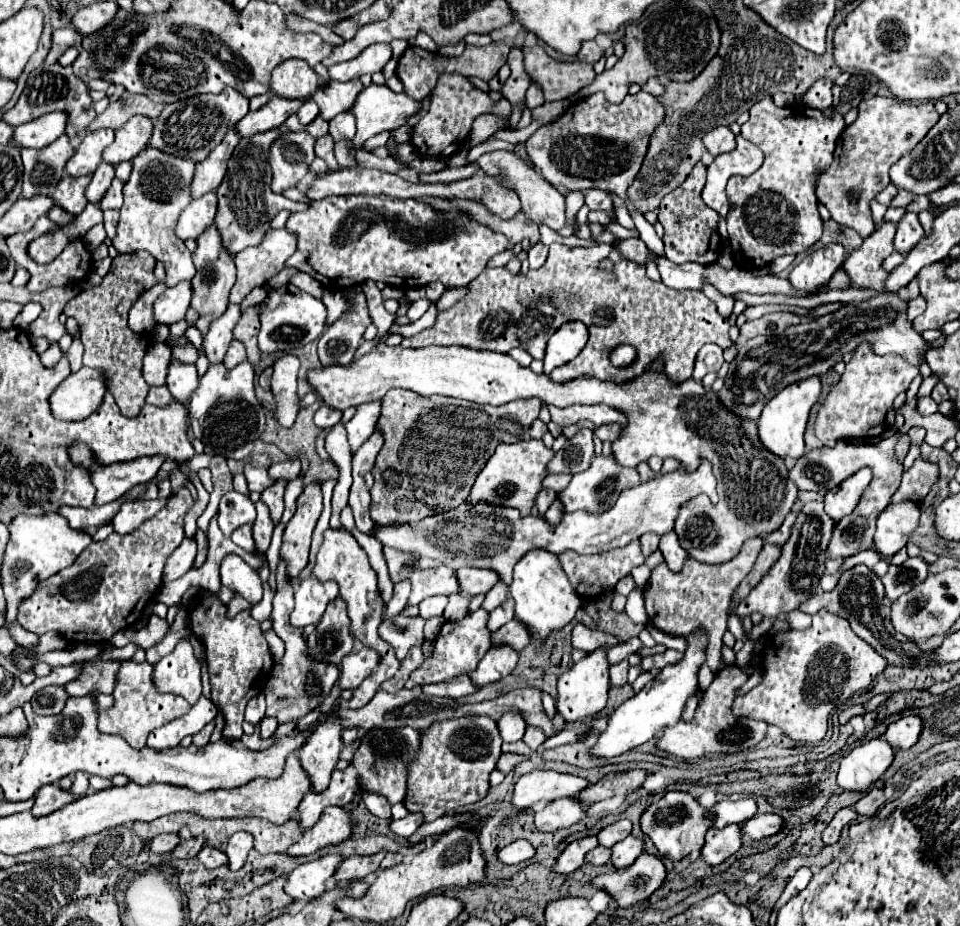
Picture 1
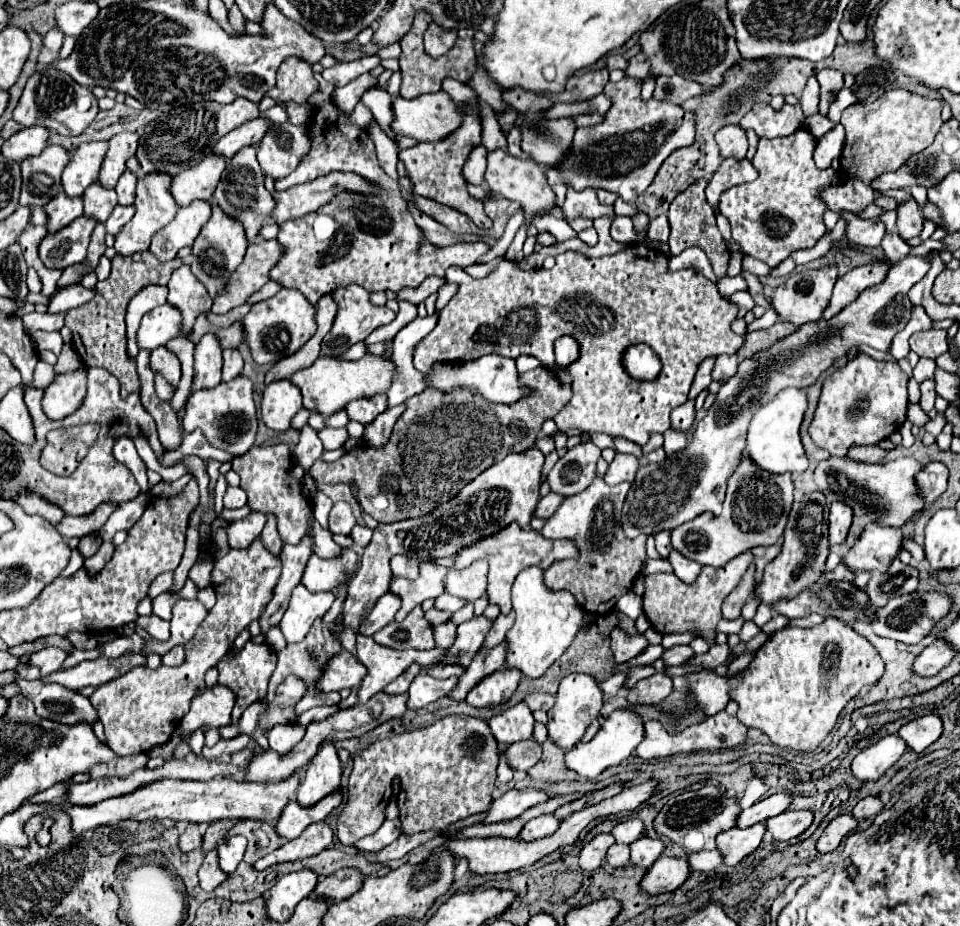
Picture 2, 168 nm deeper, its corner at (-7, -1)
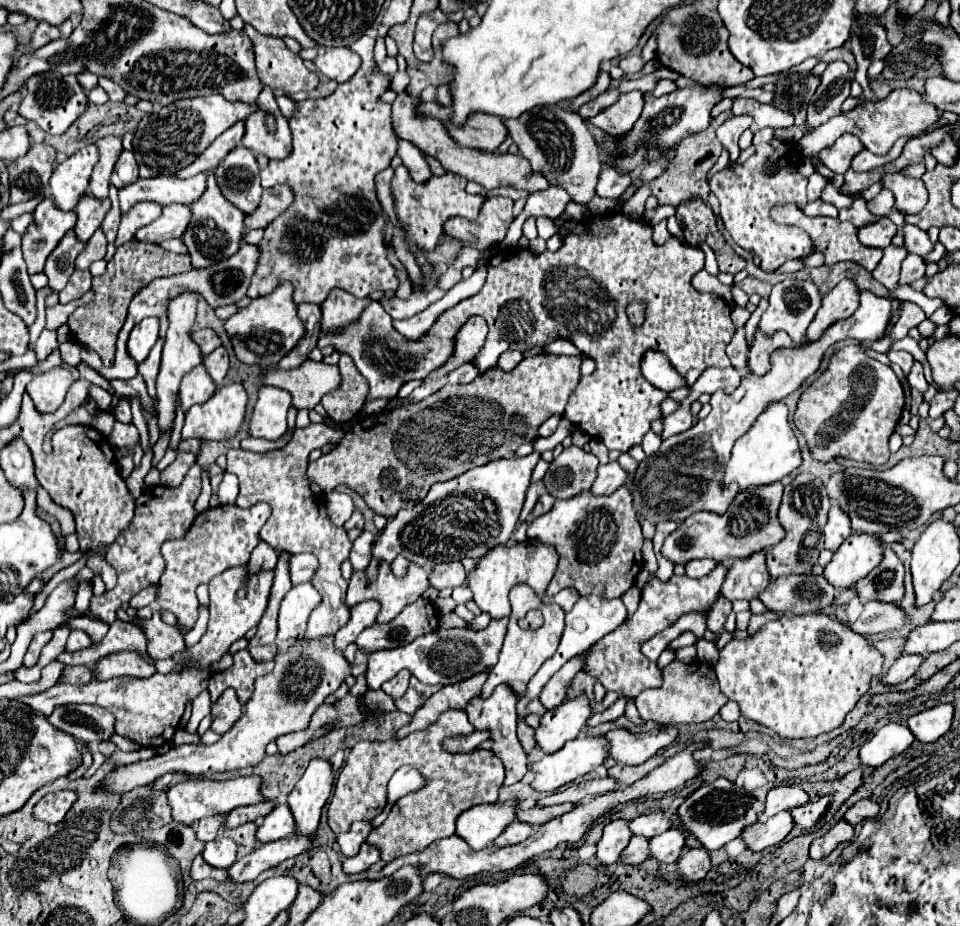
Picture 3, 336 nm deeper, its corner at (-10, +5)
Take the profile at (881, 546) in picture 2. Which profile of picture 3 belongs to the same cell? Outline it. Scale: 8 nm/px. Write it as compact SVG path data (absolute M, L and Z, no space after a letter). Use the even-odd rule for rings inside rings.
M866 532L852 534L834 552L830 564L824 568L824 576L836 586L836 590L850 588L882 562L884 550L886 546L878 536Z

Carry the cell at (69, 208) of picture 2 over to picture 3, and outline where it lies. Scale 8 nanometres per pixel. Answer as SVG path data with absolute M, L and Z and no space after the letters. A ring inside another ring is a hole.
M50 196L36 206L34 222L22 236L22 252L28 264L28 274L44 270L46 258L74 224L76 224L76 212L60 210Z

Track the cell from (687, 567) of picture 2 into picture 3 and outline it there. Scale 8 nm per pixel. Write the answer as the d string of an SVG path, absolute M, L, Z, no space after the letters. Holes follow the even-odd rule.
M692 560L692 562L686 562L686 564L684 564L688 578L702 578L702 576L706 576L714 566L716 566L714 560Z

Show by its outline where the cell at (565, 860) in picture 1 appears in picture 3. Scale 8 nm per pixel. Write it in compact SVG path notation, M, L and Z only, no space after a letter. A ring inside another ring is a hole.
M612 820L604 826L604 834L600 838L600 842L596 844L596 858L602 864L614 864L620 858L620 852L624 850L624 846L628 844L632 832L628 830L628 822L626 820Z

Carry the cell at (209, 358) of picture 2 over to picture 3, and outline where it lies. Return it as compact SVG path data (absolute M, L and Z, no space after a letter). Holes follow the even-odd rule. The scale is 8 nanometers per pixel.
M200 362L196 368L192 368L180 384L180 402L184 412L200 402L206 402L216 392L216 382L212 382L204 362Z

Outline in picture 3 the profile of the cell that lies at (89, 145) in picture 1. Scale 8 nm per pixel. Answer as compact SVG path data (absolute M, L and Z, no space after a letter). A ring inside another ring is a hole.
M90 144L80 148L54 168L54 174L50 178L50 194L58 208L72 210L76 206L76 202L88 188L98 158L100 154L96 144Z

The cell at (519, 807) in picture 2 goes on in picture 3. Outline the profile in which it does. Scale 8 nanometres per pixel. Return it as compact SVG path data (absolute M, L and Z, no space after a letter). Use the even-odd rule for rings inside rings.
M516 798L474 806L468 812L462 812L456 820L456 834L460 834L472 850L488 848L516 818L516 808Z

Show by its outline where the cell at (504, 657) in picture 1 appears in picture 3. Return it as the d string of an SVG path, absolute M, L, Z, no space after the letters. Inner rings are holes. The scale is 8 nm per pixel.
M508 684L498 686L488 698L482 698L480 694L474 696L468 706L466 706L466 714L470 718L470 722L476 726L476 730L490 730L492 732L492 740L494 740L494 748L492 752L504 762L506 766L506 780L504 786L510 786L518 780L524 778L524 774L528 772L526 768L526 752L522 750L518 738L516 738L516 692L512 692L512 688L508 688Z

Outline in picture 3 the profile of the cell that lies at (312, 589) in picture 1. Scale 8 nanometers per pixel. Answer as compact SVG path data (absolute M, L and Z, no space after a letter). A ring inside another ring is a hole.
M312 584L294 586L282 600L278 616L278 640L288 642L304 634L310 612L322 602L320 592Z

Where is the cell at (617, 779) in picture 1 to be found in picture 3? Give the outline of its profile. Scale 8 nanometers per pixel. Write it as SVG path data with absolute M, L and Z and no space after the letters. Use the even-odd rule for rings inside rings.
M560 804L560 806L548 806L548 808L540 808L540 806L532 806L532 808L518 808L516 810L516 818L522 822L532 822L532 826L540 826L564 812L570 812L572 808L576 808L576 804Z

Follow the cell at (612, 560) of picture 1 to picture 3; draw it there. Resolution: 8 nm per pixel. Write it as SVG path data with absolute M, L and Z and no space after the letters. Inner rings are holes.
M626 484L610 496L596 496L584 490L576 498L558 500L548 514L530 522L528 538L552 544L560 554L556 574L544 592L546 596L554 596L562 588L576 588L580 596L590 596L594 586L602 584L606 598L620 598L642 570L640 550L644 536Z

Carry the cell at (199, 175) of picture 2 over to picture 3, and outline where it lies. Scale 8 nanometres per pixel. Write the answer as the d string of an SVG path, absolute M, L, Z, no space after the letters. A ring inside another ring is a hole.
M200 172L194 178L178 178L178 176L156 176L156 178L140 178L130 186L118 190L120 208L128 212L134 204L142 200L154 200L162 206L166 204L192 204L206 190L206 178L210 172Z

